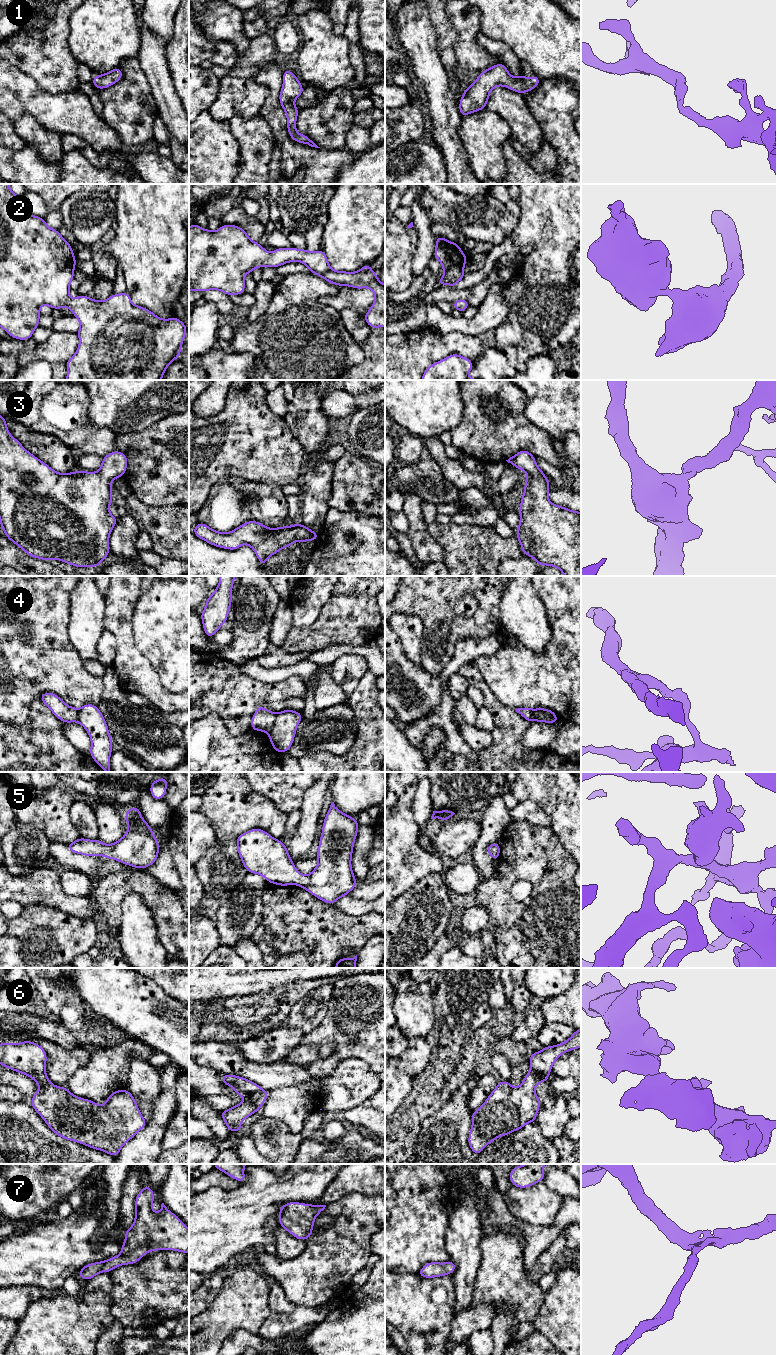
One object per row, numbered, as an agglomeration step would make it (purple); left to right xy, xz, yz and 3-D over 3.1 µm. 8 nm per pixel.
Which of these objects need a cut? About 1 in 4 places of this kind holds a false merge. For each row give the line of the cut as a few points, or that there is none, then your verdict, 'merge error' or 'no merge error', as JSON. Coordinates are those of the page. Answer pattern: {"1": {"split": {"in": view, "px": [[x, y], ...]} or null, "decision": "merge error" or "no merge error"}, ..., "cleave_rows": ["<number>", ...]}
{"1": {"split": null, "decision": "no merge error"}, "2": {"split": null, "decision": "no merge error"}, "3": {"split": null, "decision": "no merge error"}, "4": {"split": {"in": "xz", "px": [[277, 714], [274, 725], [268, 732]]}, "decision": "merge error"}, "5": {"split": null, "decision": "no merge error"}, "6": {"split": null, "decision": "no merge error"}, "7": {"split": null, "decision": "no merge error"}, "cleave_rows": ["4"]}

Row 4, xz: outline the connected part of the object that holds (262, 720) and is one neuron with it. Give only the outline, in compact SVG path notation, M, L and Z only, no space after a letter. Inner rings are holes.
M258 706L251 718L251 729L269 732L274 726L276 715L276 713L267 710L264 706Z

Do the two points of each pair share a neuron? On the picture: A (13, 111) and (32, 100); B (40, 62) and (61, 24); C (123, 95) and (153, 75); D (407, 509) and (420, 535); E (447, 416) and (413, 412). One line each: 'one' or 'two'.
A: one
B: one
C: two
D: one
E: one

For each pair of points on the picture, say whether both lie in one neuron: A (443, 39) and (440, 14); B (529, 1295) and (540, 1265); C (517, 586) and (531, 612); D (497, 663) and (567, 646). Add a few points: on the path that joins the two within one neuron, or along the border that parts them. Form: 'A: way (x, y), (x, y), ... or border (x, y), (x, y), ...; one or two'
A: way (443, 33), (440, 20); one
B: border (528, 1272), (529, 1276), (538, 1282); two
C: way (519, 592), (519, 600), (525, 606); one
D: way (514, 663), (550, 663); one

